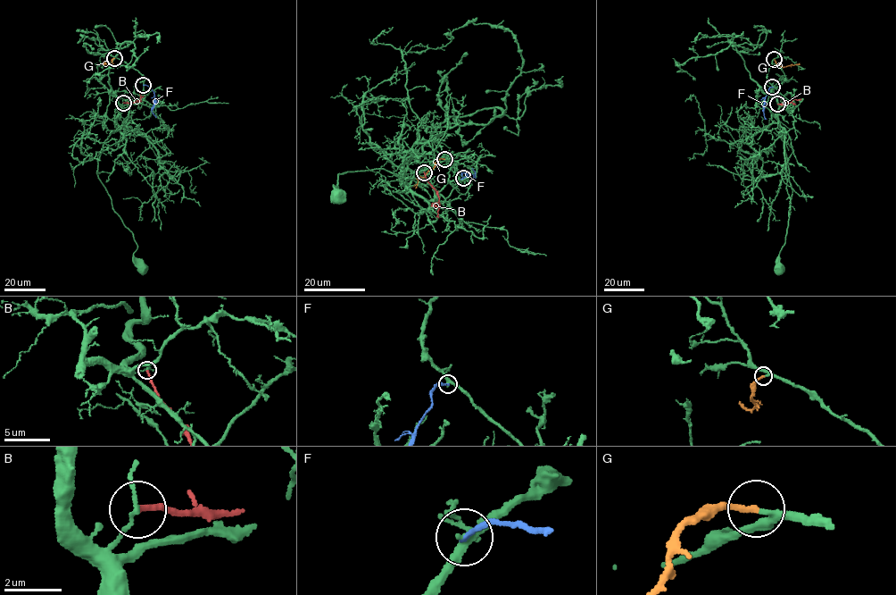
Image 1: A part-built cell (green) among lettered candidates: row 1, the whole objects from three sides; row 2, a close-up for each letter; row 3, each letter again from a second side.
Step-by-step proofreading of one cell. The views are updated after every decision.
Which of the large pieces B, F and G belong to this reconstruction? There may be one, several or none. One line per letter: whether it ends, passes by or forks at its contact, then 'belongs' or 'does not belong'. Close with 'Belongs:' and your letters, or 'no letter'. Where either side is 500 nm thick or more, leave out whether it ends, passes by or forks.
B: it ends there; does not belong
F: it ends there; does not belong
G: it ends there; belongs
Belongs: G

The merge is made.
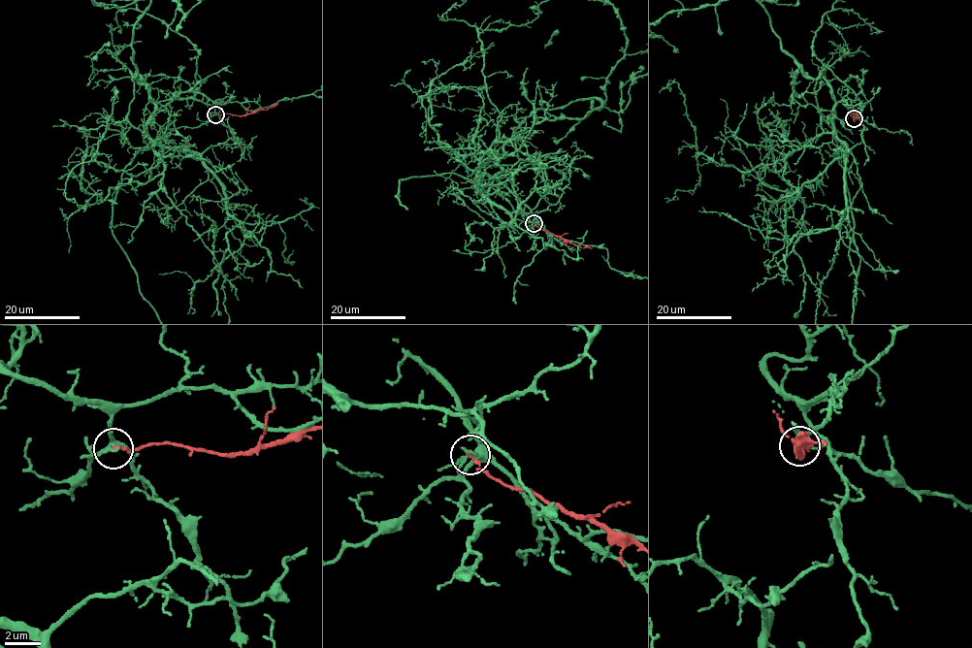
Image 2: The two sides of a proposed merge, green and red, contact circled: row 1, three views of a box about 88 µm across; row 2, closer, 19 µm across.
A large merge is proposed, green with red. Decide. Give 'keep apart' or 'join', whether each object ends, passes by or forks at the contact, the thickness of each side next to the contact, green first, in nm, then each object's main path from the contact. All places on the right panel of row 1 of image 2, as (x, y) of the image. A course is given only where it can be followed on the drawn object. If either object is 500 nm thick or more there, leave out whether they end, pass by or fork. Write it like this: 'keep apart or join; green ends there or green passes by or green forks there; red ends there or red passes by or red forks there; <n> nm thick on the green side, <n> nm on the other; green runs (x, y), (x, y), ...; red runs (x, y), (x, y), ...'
keep apart; green ends there; red ends there; 160 nm thick on the green side, 150 nm on the other; green runs (854, 118), (839, 100), (834, 136), (841, 146), (860, 263); red runs (854, 118), (857, 117), (853, 120), (852, 109)

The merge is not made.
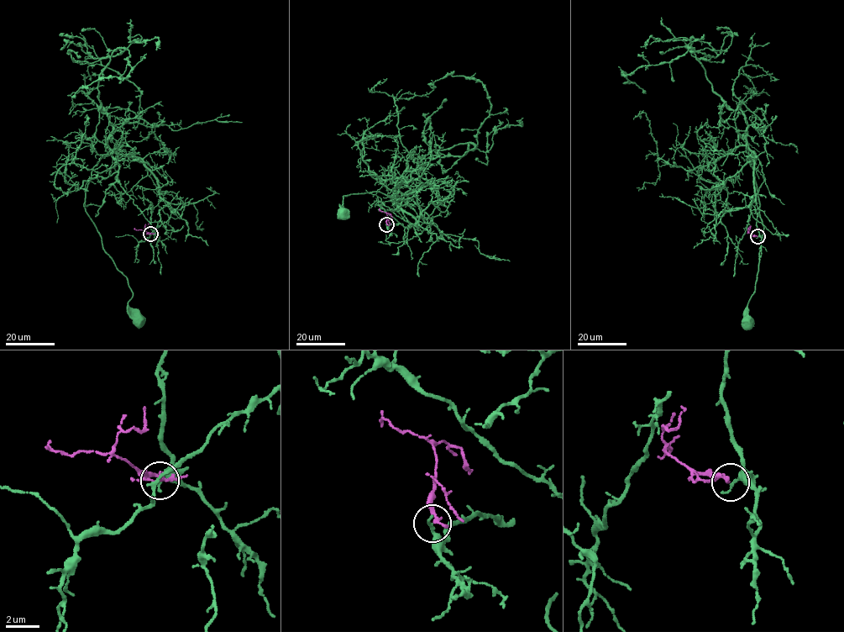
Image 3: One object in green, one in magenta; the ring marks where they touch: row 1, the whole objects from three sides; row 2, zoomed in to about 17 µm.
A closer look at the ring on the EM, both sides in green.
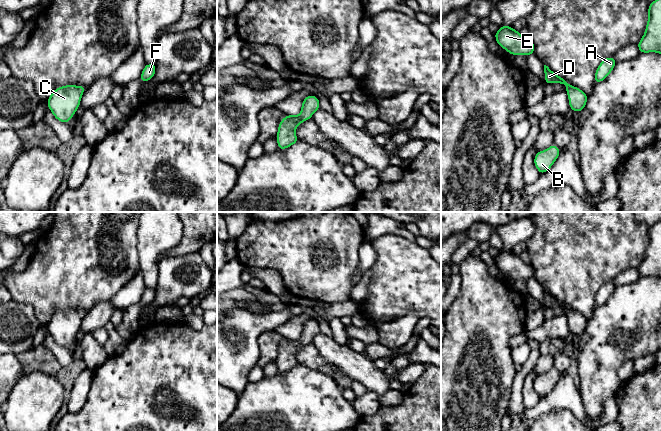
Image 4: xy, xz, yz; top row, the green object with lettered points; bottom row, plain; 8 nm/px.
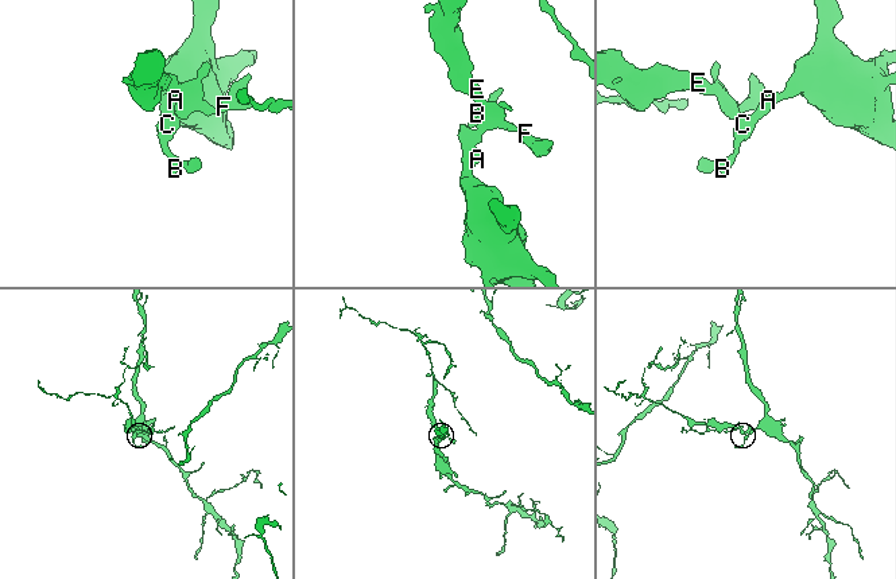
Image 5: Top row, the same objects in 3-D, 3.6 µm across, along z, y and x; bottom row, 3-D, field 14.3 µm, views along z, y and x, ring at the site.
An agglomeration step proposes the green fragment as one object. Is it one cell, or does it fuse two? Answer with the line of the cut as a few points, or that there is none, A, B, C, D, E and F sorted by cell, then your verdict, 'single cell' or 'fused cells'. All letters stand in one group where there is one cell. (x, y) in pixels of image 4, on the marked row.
no cut; A B C D E F; single cell

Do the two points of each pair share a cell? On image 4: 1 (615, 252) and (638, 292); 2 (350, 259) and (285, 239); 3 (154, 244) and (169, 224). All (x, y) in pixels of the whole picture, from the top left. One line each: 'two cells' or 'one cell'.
1: two cells
2: one cell
3: one cell

